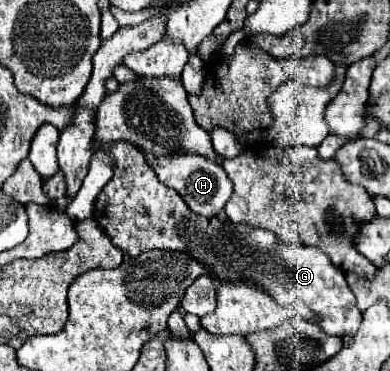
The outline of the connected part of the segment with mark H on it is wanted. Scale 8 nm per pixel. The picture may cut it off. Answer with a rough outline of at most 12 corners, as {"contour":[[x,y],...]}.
{"contour":[[183,152],[151,168],[195,214],[219,216],[233,194],[217,162]]}

